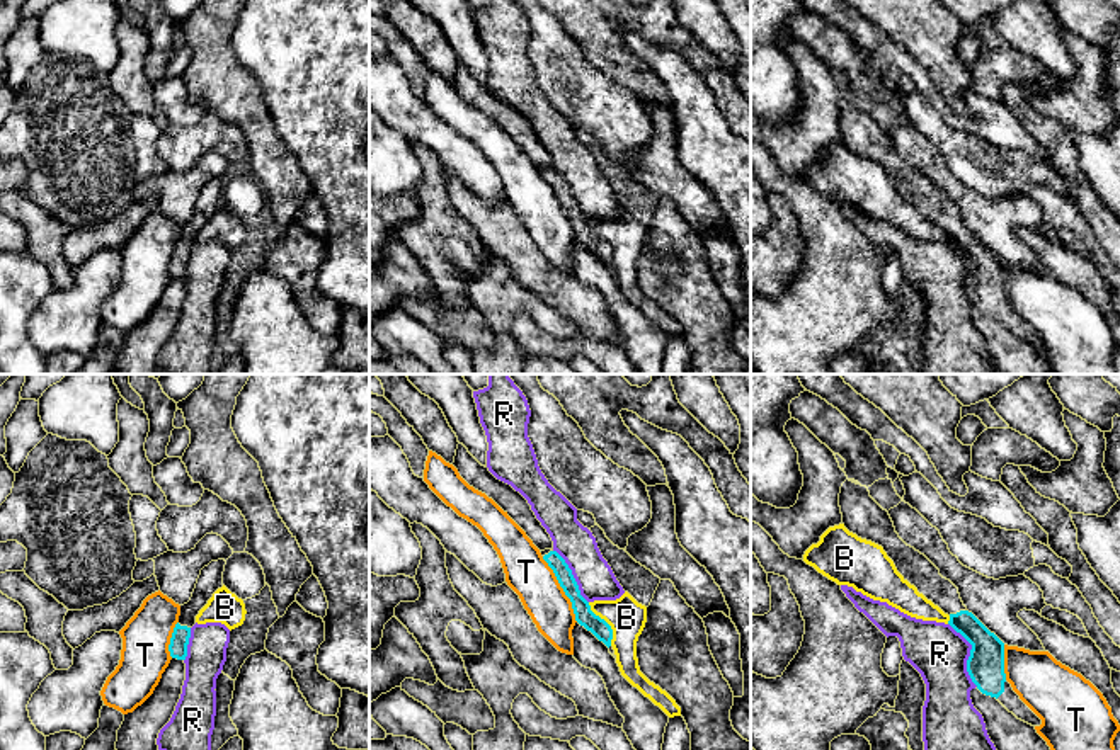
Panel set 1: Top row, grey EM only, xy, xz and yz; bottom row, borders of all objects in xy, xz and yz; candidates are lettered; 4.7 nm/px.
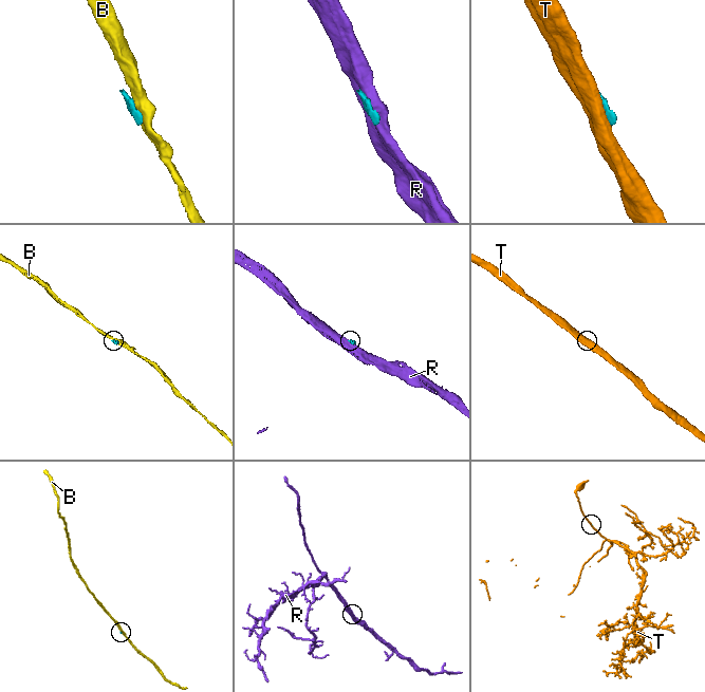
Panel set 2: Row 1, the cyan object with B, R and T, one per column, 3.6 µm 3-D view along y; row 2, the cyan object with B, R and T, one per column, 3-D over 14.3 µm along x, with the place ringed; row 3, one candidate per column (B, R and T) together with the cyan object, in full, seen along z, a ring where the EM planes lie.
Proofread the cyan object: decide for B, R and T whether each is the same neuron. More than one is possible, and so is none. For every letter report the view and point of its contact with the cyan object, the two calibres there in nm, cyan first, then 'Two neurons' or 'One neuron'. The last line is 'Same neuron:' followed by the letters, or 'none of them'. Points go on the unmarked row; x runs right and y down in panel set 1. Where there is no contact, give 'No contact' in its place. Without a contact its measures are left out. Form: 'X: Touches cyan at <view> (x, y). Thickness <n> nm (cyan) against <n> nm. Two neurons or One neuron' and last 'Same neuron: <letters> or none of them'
B: Touches cyan at xz (606, 242). Thickness 90 nm (cyan) against 180 nm. Two neurons
R: Touches cyan at yz (971, 274). Thickness 180 nm (cyan) against 260 nm. Two neurons
T: Touches cyan at xz (562, 206). Thickness 90 nm (cyan) against 200 nm. Two neurons
Same neuron: none of them

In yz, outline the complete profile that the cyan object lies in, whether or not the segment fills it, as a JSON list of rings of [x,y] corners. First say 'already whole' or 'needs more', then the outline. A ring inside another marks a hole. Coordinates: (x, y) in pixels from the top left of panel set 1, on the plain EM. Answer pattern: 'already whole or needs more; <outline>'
needs more; [[[846,99],[841,105],[839,126],[844,146],[882,165],[904,199],[948,233],[948,243],[972,264],[967,291],[977,308],[996,316],[1018,338],[1040,345],[1042,338],[1006,299],[1004,262],[967,230],[958,207],[943,197],[924,173],[899,156],[889,131],[870,116],[868,107]]]

